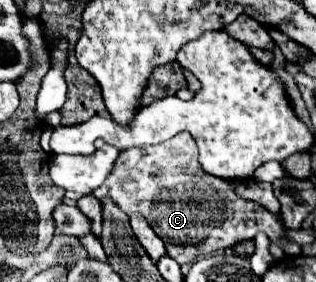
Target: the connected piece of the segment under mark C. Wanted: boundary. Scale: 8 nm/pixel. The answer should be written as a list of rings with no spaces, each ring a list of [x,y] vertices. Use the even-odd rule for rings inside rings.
[[[180,132],[164,144],[120,152],[114,170],[106,182],[98,186],[94,196],[98,200],[110,196],[128,216],[142,214],[164,240],[166,254],[182,266],[210,256],[216,250],[224,250],[234,242],[254,238],[258,232],[266,232],[272,242],[278,242],[282,230],[280,218],[254,202],[238,198],[234,190],[238,182],[240,180],[224,180],[206,174],[198,162],[194,138],[188,132]],[[220,204],[224,210],[222,218]]]

